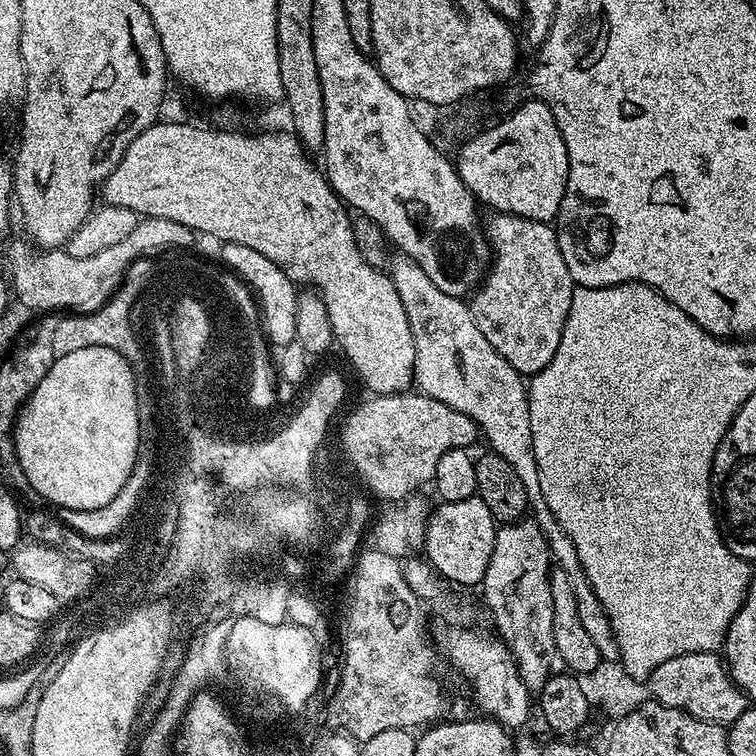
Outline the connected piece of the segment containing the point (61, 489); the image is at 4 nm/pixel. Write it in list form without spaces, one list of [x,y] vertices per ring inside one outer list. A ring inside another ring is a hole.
[[[86,346],[86,350],[74,350],[74,354],[56,357],[49,373],[23,405],[16,421],[17,458],[25,471],[29,489],[33,493],[36,491],[42,499],[56,504],[57,509],[92,511],[106,506],[122,490],[129,473],[135,468],[130,450],[134,450],[132,404],[137,402],[135,373],[127,358],[118,350],[110,350],[106,346]],[[40,404],[56,404],[56,408],[60,408],[60,412],[56,412],[56,416],[60,416],[60,432],[56,432],[56,436],[32,436],[32,432],[40,432],[40,428],[36,428],[36,424],[40,424],[40,412],[36,412]],[[32,440],[44,440],[44,452],[52,452],[56,460],[44,460],[44,464],[28,460],[28,452],[32,452]]]

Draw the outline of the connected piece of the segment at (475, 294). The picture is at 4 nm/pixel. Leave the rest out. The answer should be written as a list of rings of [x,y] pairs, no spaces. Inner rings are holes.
[[[505,212],[489,217],[486,220],[486,235],[492,261],[488,275],[484,277],[480,287],[471,293],[470,307],[474,322],[482,330],[483,337],[522,377],[531,378],[550,366],[550,358],[554,358],[558,342],[562,342],[562,330],[566,326],[566,314],[570,314],[574,285],[566,266],[566,258],[562,258],[562,250],[558,246],[555,227],[551,223],[543,224]]]

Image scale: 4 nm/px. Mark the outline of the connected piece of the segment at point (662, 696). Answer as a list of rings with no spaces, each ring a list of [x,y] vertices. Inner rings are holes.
[[[691,652],[678,654],[678,658],[670,658],[658,666],[646,681],[653,700],[661,704],[682,710],[699,720],[711,724],[727,726],[745,712],[750,701],[739,684],[732,681],[728,673],[728,665],[716,652]]]

